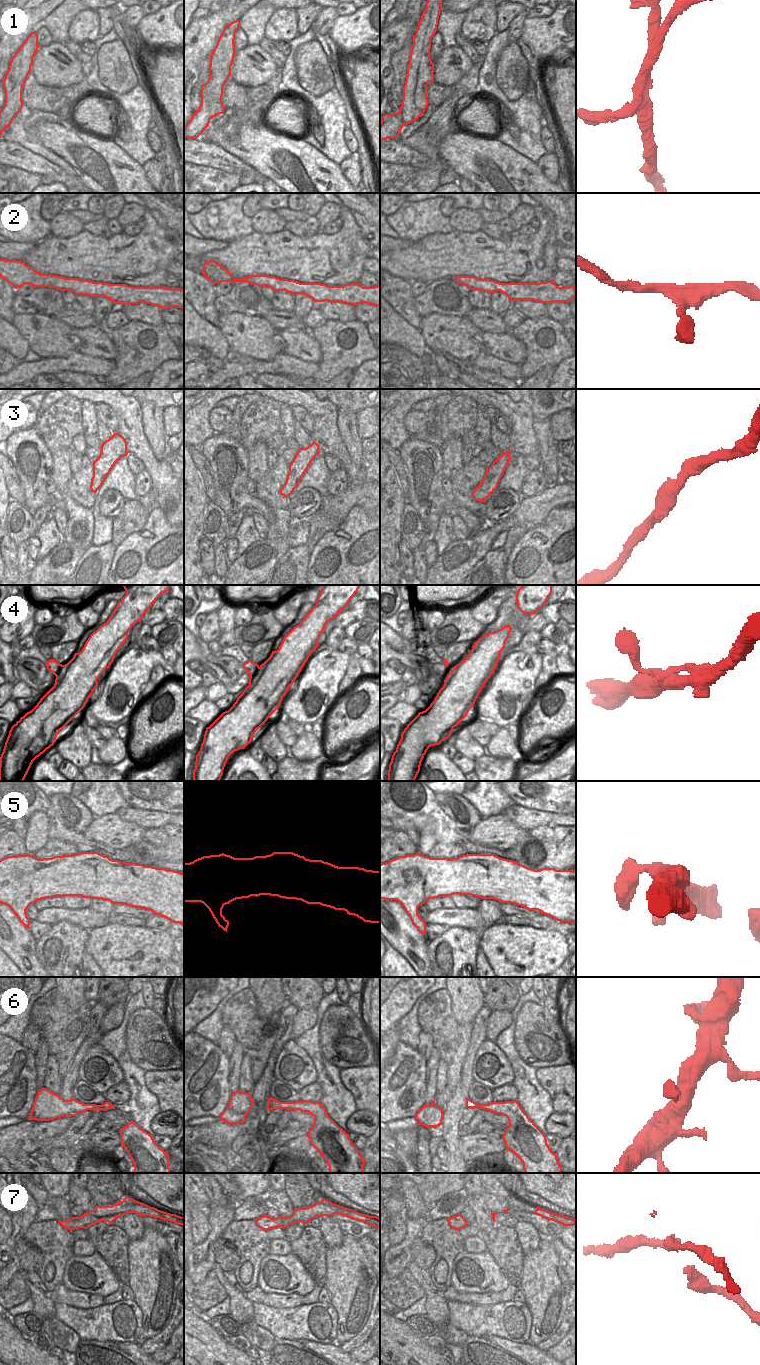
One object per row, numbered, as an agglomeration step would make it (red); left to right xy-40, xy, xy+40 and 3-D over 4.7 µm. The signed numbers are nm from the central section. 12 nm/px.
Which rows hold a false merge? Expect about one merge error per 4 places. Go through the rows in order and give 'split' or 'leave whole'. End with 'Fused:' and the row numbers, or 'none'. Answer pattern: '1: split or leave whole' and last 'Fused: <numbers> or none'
1: split
2: leave whole
3: leave whole
4: leave whole
5: leave whole
6: leave whole
7: split
Fused: 1, 7

